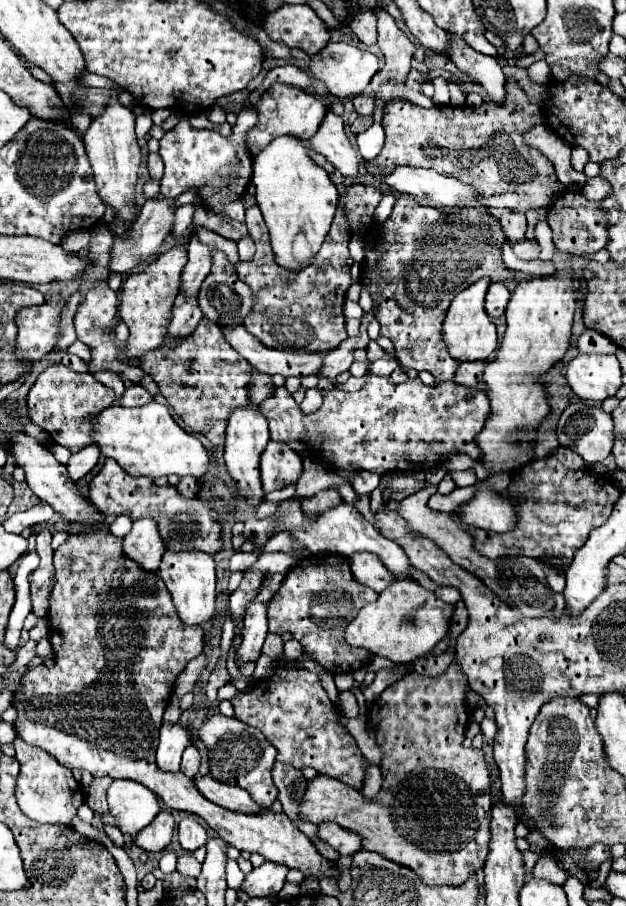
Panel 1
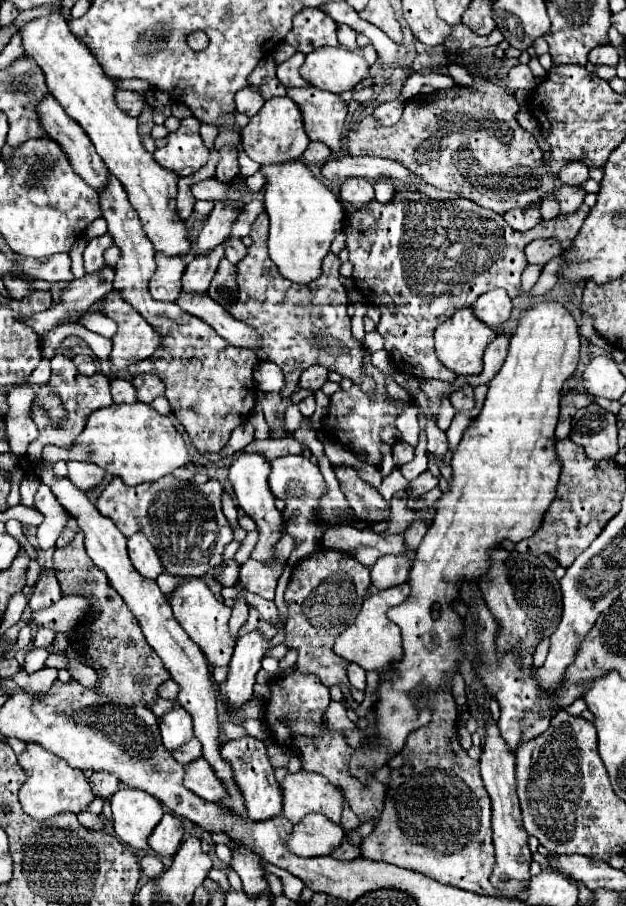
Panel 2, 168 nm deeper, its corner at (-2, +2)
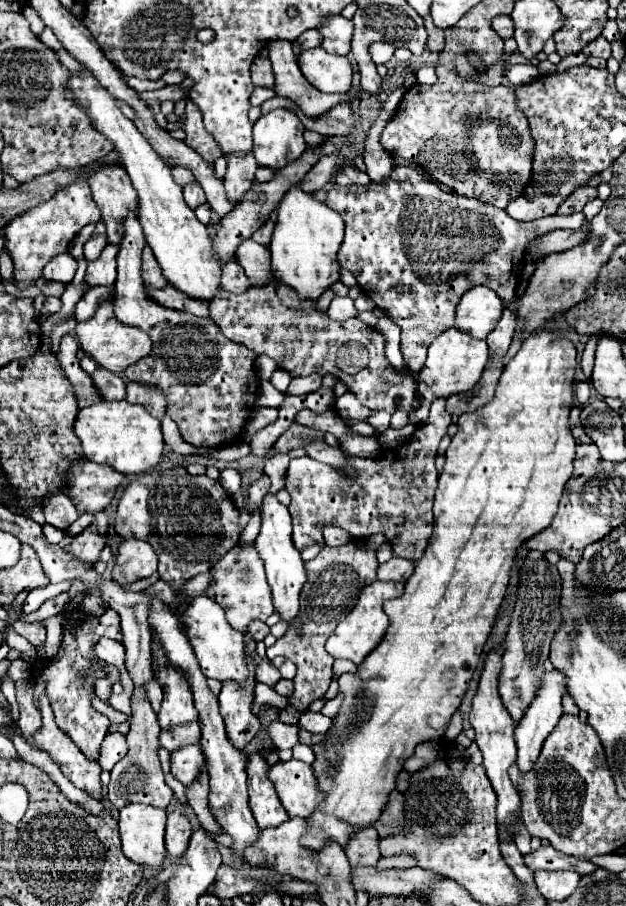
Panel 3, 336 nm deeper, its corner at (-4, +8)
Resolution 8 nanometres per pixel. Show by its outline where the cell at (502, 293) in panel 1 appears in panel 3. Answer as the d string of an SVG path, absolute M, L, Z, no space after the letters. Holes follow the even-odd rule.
M474 286L460 298L454 328L484 340L502 316L504 302L486 286Z

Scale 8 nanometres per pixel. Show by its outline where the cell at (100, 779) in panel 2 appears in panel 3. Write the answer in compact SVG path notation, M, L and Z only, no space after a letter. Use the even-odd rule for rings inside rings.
M110 732L110 734L106 734L106 738L102 742L102 752L100 752L98 764L102 766L102 770L112 770L112 766L126 756L126 750L128 750L126 738L120 732Z

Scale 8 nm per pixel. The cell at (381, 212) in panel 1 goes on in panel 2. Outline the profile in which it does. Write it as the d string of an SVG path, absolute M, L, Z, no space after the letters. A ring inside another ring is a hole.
M380 182L374 184L374 190L376 190L376 200L378 200L380 204L390 202L390 200L394 198L394 192L396 192L394 184L380 184Z

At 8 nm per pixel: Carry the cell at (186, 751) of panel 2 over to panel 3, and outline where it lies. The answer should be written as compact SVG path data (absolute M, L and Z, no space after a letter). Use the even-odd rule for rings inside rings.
M188 722L182 726L174 726L168 730L160 732L160 744L166 750L176 750L178 746L186 746L186 744L198 744L200 742L200 726L198 722Z

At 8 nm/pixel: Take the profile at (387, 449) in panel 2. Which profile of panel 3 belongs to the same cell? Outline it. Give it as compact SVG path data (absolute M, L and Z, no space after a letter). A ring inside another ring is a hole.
M344 419L346 425L351 427L355 432L363 435L363 436L373 436L376 434L377 431L374 427L370 426L370 424L364 421L357 421L357 420L346 420Z

